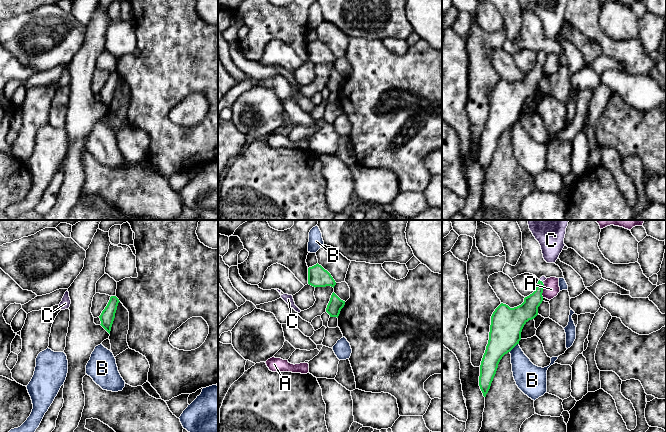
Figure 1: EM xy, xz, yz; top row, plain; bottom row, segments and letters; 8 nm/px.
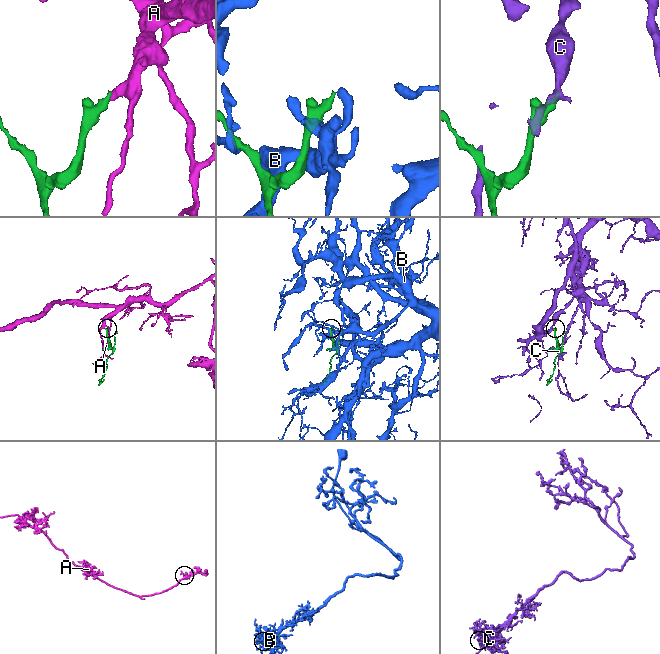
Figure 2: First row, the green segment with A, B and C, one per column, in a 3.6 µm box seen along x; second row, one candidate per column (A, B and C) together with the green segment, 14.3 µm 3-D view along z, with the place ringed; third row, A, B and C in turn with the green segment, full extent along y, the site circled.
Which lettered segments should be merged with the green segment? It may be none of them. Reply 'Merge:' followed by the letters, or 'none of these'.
Merge: C

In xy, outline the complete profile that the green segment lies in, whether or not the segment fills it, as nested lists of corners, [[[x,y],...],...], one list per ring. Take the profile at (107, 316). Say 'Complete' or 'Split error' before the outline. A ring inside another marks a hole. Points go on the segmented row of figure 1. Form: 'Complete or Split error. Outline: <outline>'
Complete. Outline: [[[111,296],[110,300],[99,316],[101,321],[101,326],[110,334],[111,327],[115,318],[115,313],[119,303],[119,299],[116,296]]]

